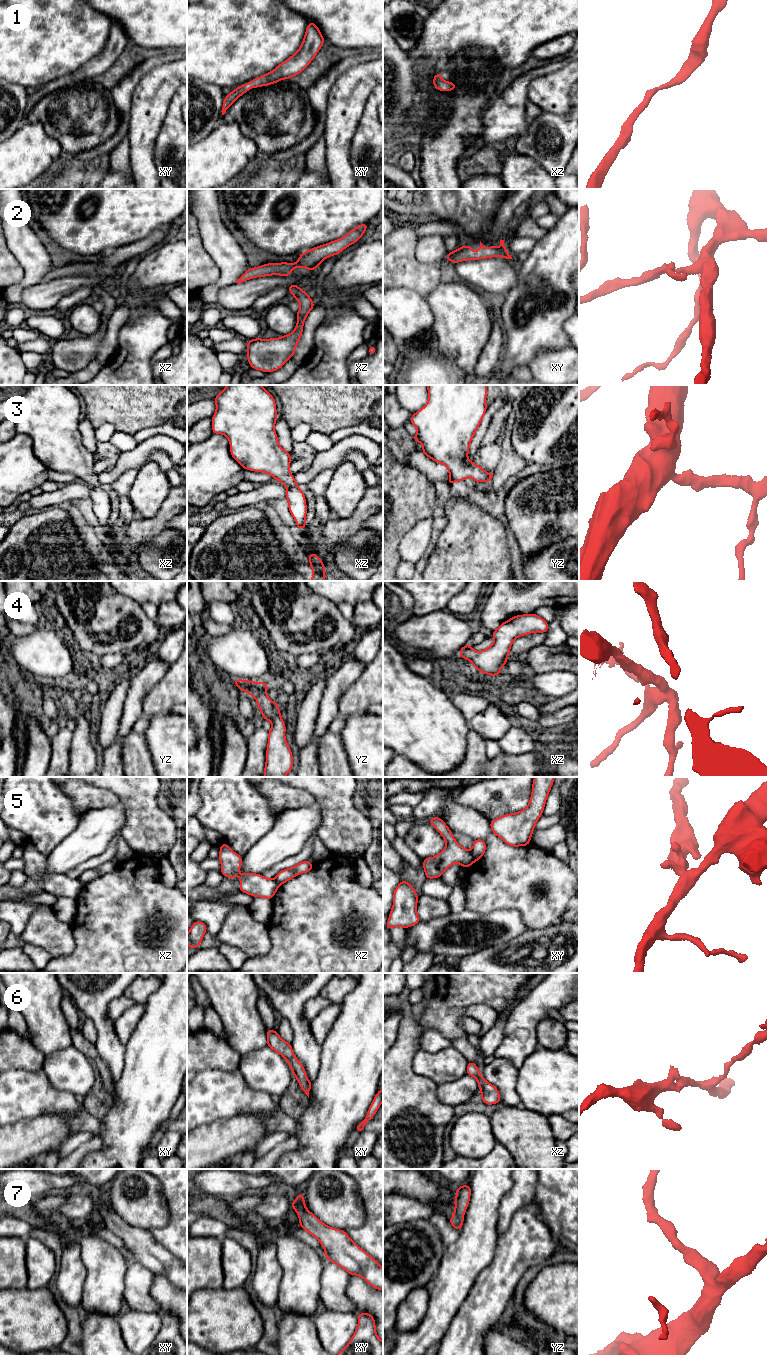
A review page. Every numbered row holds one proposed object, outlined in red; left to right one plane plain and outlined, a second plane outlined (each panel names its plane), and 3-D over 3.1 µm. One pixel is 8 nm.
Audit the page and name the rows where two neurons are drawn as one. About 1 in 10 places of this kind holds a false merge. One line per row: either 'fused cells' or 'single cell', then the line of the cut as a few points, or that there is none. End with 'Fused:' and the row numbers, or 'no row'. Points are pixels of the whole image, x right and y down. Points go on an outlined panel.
1: single cell | no cut
2: single cell | no cut
3: single cell | no cut
4: single cell | no cut
5: fused cells | xy (470, 851), (474, 861)
6: single cell | no cut
7: single cell | no cut
Fused: 5

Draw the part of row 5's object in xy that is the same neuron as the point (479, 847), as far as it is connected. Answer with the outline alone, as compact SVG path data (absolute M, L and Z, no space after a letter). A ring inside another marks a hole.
M474 839L474 844L471 849L473 861L477 862L479 859L481 859L485 851L486 851L486 842L481 839Z

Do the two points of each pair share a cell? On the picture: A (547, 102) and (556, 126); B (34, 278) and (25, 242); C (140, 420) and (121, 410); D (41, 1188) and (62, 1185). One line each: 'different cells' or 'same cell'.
A: different cells
B: same cell
C: same cell
D: same cell

